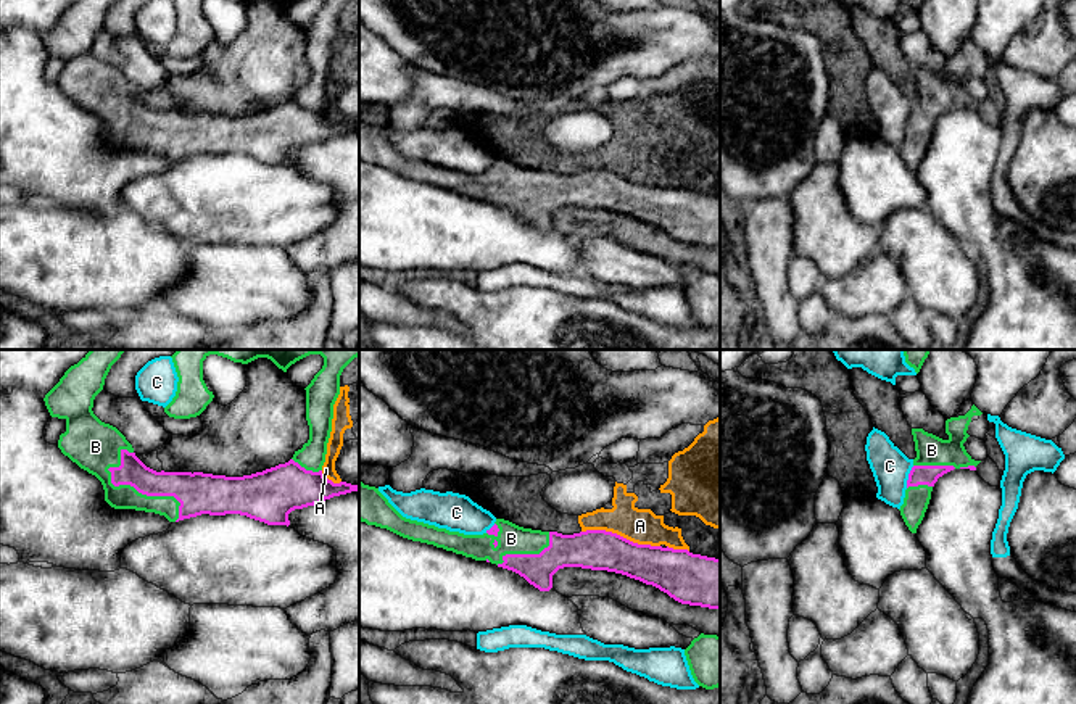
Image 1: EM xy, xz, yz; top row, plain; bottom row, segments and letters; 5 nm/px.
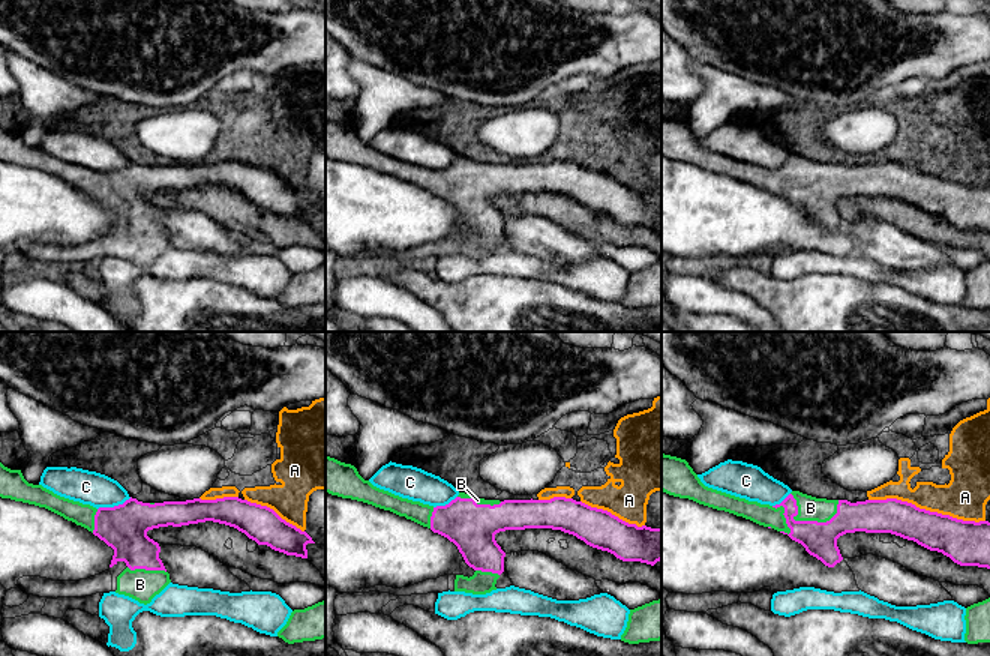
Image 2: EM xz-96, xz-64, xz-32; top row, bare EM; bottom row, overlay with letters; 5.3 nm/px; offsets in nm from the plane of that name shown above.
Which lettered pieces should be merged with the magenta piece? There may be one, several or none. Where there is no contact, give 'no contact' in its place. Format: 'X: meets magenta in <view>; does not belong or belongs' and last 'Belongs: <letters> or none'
A: meets magenta in xz; does not belong
B: meets magenta in xy; belongs
C: meets magenta in yz; does not belong
Belongs: B

